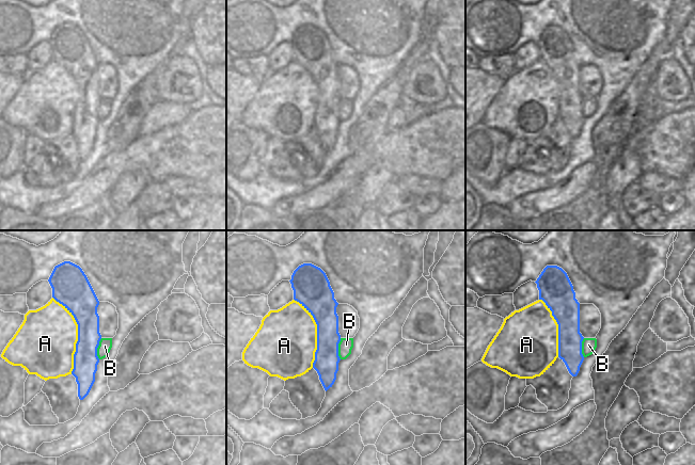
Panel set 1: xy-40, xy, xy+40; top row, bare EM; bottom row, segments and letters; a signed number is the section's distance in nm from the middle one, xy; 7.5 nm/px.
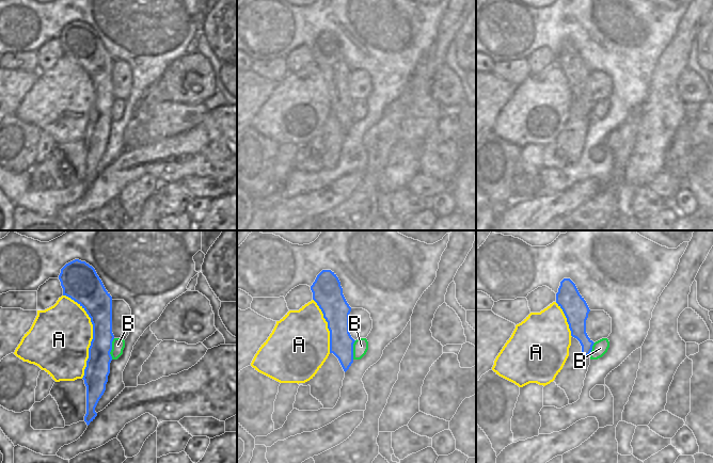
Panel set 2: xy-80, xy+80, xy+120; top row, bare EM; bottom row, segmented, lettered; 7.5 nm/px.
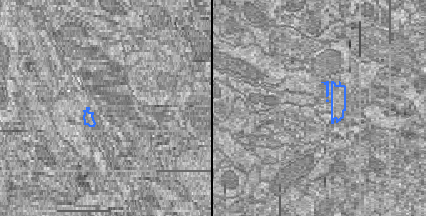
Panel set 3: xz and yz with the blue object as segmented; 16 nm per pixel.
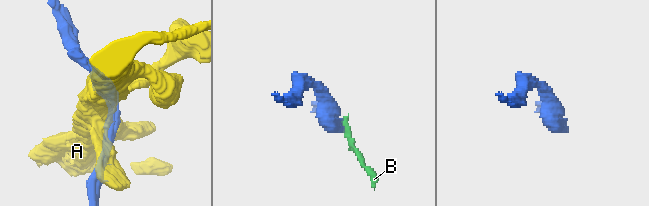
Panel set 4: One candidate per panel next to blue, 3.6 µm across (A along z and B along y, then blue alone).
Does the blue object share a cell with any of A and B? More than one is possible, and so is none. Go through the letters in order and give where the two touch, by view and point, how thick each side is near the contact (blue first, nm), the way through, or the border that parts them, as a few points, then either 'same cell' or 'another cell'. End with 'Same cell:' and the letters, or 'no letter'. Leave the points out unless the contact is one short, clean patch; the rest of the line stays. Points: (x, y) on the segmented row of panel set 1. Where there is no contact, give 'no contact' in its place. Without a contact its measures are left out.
A: meets blue in xy-40 at (78, 335); 220 nm thick on the blue side, 440 nm on the other; another cell
B: meets blue in xy-40 at (96, 349); 190 nm thick on the blue side, 100 nm on the other; border along xy-40 (101, 338), (97, 348), (98, 358); another cell
Same cell: no letter

